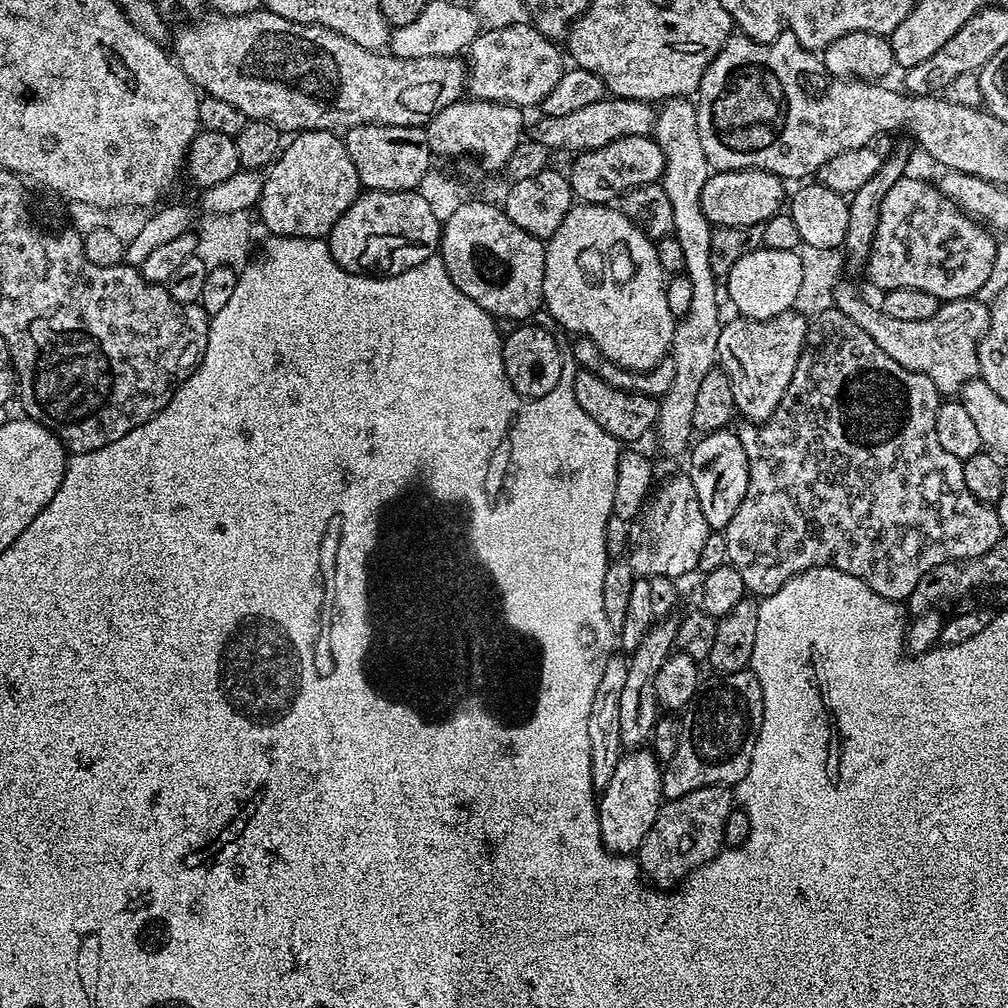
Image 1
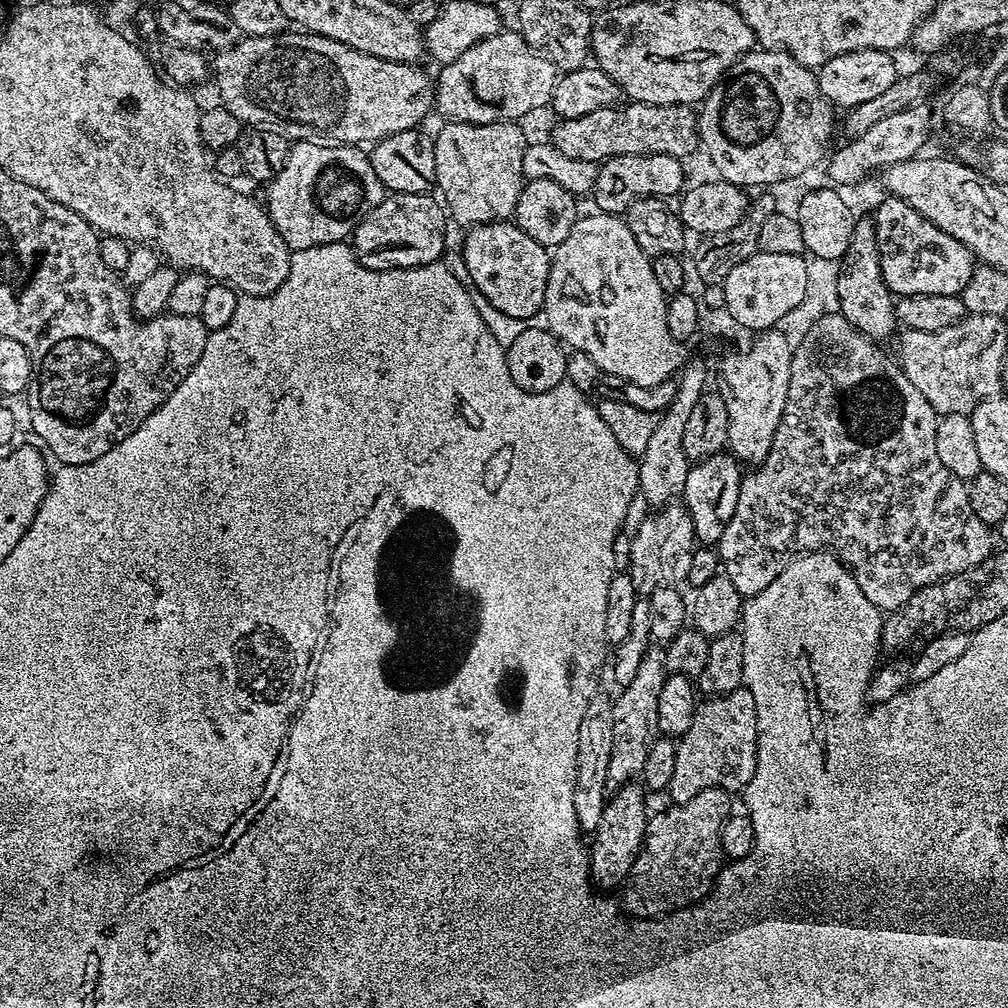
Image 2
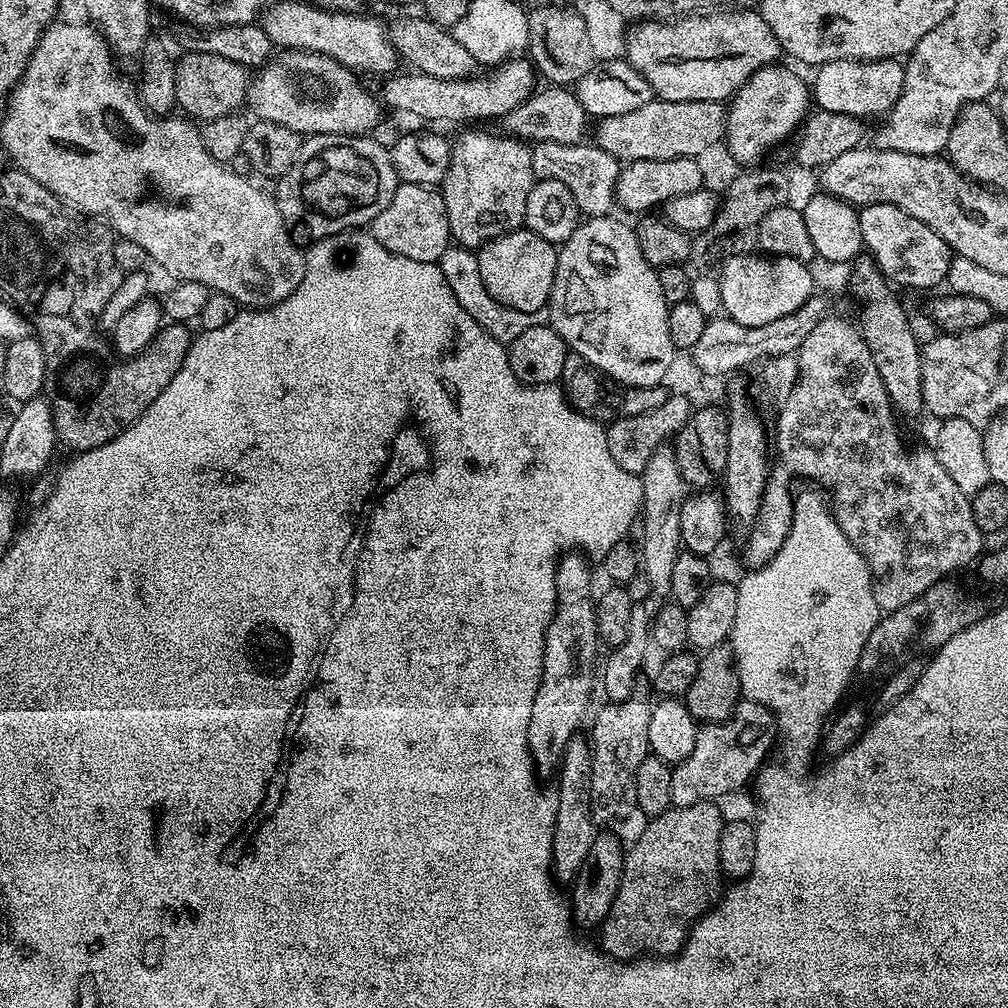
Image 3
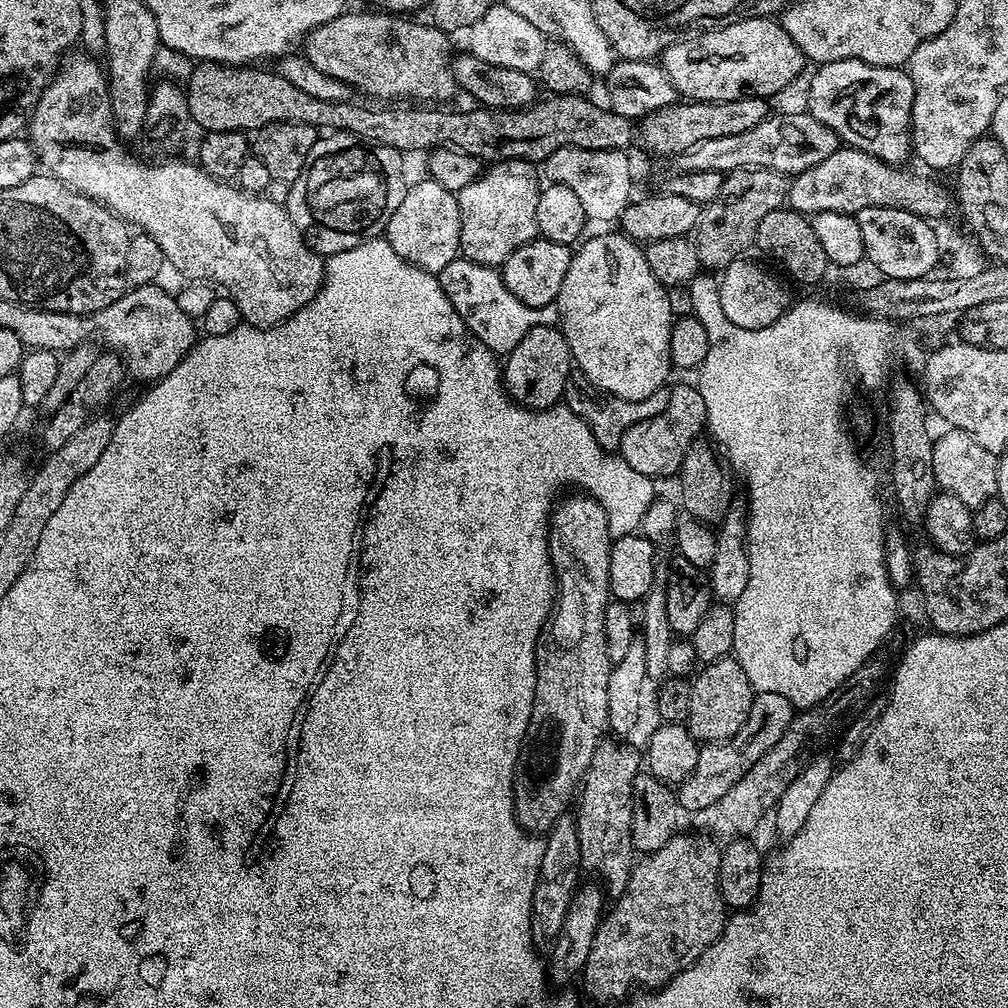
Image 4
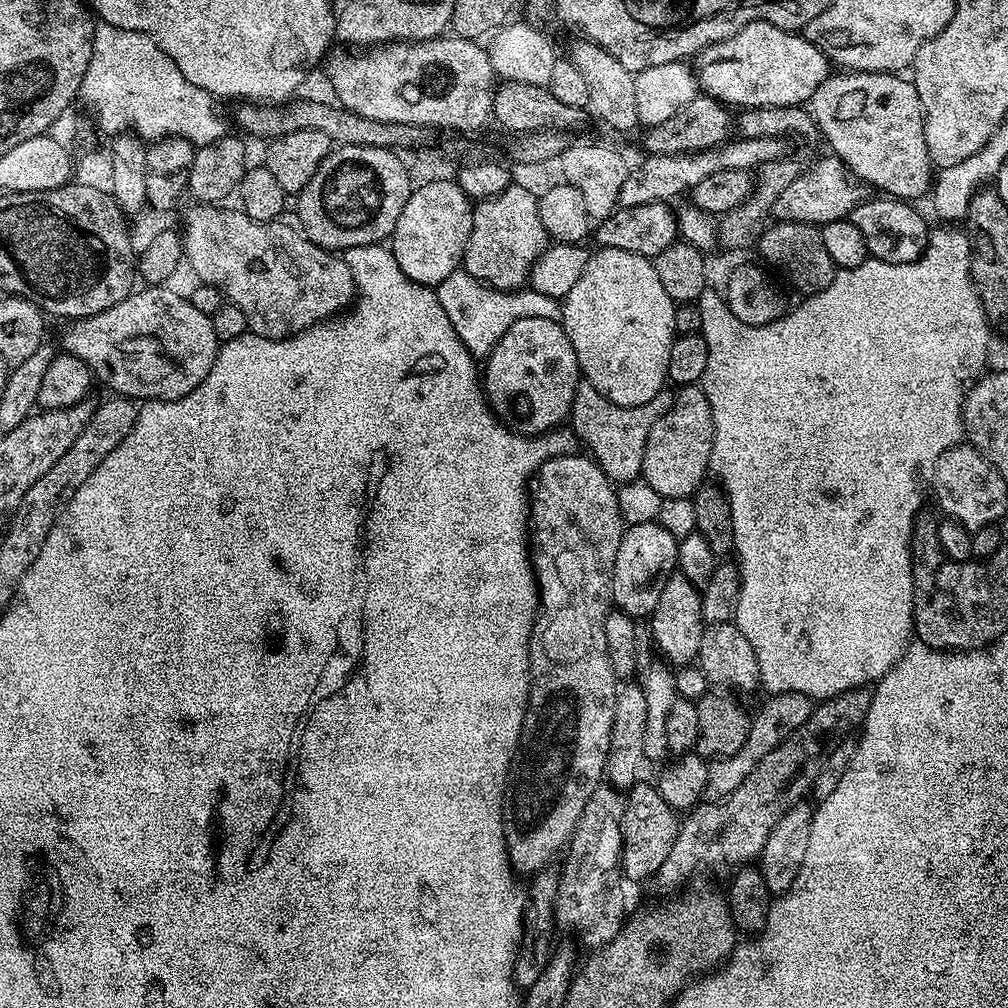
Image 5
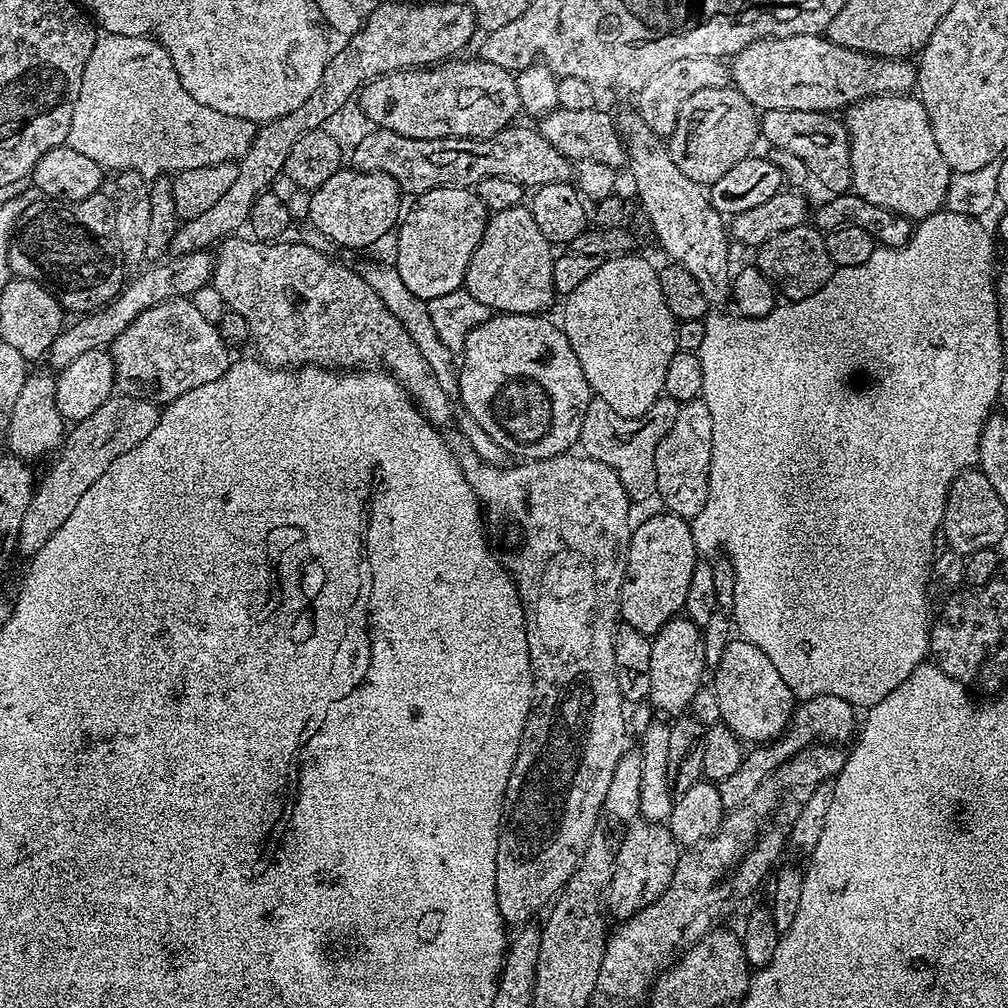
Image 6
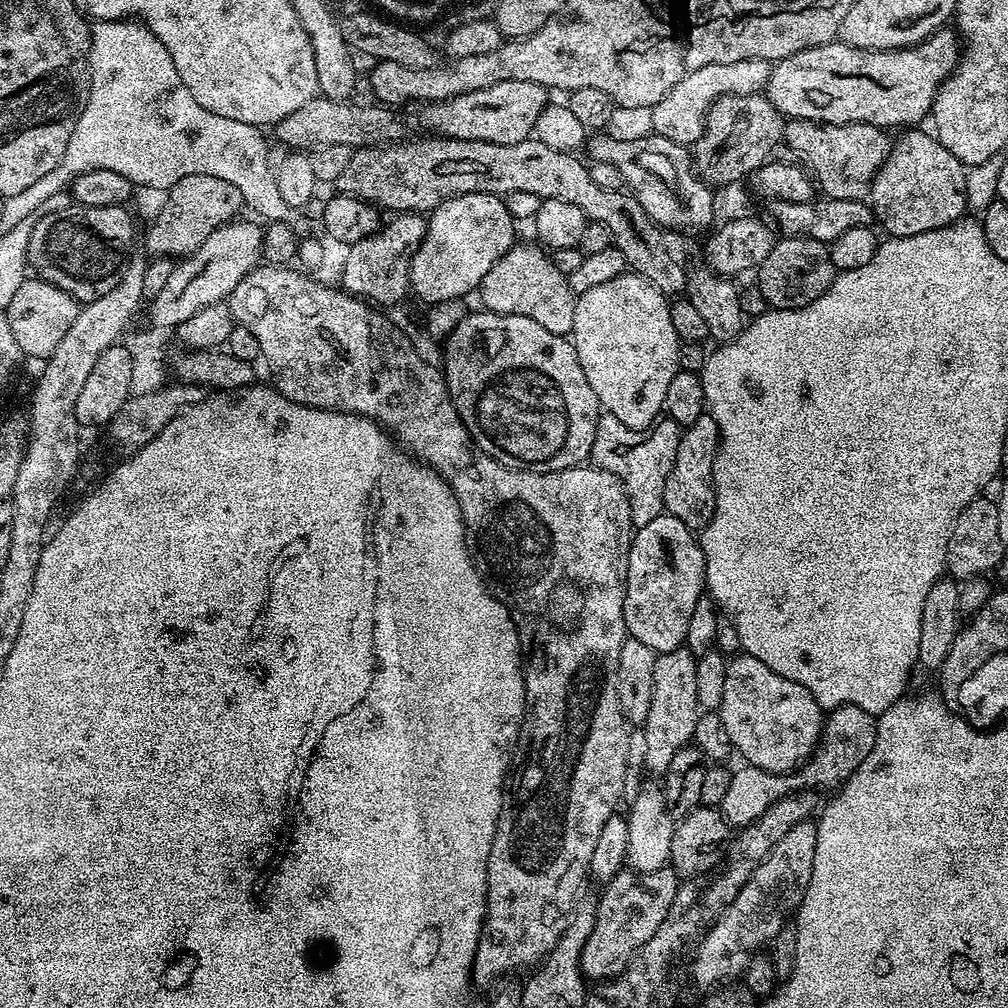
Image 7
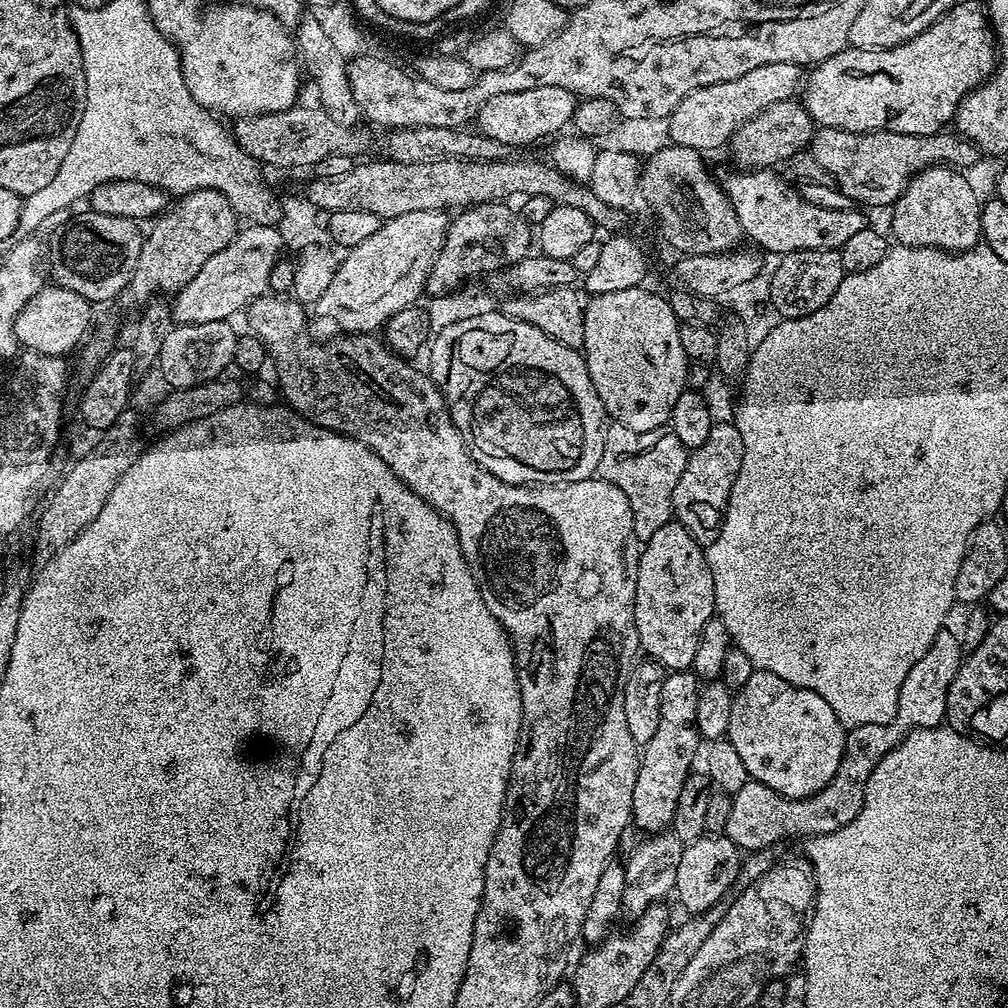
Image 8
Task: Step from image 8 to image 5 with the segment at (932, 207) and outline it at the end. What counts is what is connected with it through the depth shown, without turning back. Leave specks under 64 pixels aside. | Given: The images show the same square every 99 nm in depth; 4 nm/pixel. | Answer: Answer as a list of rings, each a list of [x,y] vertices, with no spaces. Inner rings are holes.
[[[840,70],[835,74],[829,74],[822,82],[822,86],[818,86],[818,90],[814,92],[810,101],[810,111],[812,119],[816,121],[819,133],[828,139],[831,151],[840,160],[843,160],[844,167],[856,177],[857,180],[863,182],[869,189],[875,190],[877,193],[883,194],[885,197],[893,200],[907,200],[916,202],[919,196],[927,197],[933,186],[934,165],[930,158],[930,150],[926,150],[926,134],[924,133],[924,111],[922,110],[922,102],[918,98],[918,90],[911,79],[905,78],[903,75],[895,72],[854,72],[851,70]]]

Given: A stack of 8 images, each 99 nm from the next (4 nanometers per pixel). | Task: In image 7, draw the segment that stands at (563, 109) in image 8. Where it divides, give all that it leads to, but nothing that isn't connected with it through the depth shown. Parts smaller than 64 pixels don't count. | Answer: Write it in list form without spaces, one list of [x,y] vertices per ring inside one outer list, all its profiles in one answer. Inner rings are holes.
[[[507,80],[494,82],[494,86],[463,92],[451,100],[438,100],[423,105],[424,124],[429,133],[440,138],[454,140],[477,140],[495,144],[513,144],[532,136],[532,127],[550,100],[549,89],[534,82]]]

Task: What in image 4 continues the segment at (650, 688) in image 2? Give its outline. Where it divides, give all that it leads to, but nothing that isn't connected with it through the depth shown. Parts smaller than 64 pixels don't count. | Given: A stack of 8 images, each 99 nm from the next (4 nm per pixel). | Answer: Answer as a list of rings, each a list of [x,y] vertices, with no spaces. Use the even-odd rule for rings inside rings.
[[[608,738],[596,748],[594,758],[590,762],[588,772],[584,775],[582,787],[578,792],[578,803],[574,808],[578,846],[582,850],[582,868],[585,873],[593,872],[595,879],[602,885],[609,897],[615,898],[626,890],[626,882],[632,873],[634,863],[634,849],[632,846],[632,807],[634,806],[634,778],[641,771],[642,760],[636,757],[632,748],[627,748],[627,743],[617,742]]]

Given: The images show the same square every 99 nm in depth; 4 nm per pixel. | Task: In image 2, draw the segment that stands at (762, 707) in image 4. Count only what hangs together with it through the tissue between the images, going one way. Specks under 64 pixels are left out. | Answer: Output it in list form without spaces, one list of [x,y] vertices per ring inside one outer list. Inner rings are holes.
[[[746,687],[713,695],[697,703],[690,730],[679,737],[674,774],[666,789],[672,804],[690,802],[694,794],[707,788],[723,788],[729,794],[739,793],[756,773],[756,707],[752,691]]]

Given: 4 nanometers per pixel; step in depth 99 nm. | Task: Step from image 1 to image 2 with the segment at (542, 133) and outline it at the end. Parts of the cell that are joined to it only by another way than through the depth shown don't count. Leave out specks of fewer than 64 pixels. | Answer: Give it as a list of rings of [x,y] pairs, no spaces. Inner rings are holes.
[[[624,102],[602,110],[590,110],[582,118],[560,120],[550,135],[558,150],[572,158],[603,162],[615,156],[666,154],[687,158],[700,144],[698,116],[686,104],[642,104]]]

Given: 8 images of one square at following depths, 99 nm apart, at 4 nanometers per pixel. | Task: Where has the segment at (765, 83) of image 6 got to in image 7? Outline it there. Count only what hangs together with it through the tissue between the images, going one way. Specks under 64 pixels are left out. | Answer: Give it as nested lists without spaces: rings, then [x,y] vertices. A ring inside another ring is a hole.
[[[948,26],[920,44],[892,52],[871,52],[839,42],[814,46],[771,65],[766,95],[781,116],[794,120],[876,124],[885,130],[898,124],[916,126],[931,113],[938,90],[956,69],[961,51],[957,33]]]

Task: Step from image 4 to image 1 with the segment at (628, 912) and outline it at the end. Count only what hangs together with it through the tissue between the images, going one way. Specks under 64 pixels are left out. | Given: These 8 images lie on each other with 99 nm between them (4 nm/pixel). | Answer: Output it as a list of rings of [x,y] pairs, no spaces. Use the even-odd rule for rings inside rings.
[[[723,784],[699,788],[677,800],[661,803],[658,818],[638,853],[641,873],[649,881],[652,879],[657,889],[675,889],[725,847],[724,827],[733,807],[733,789]]]

